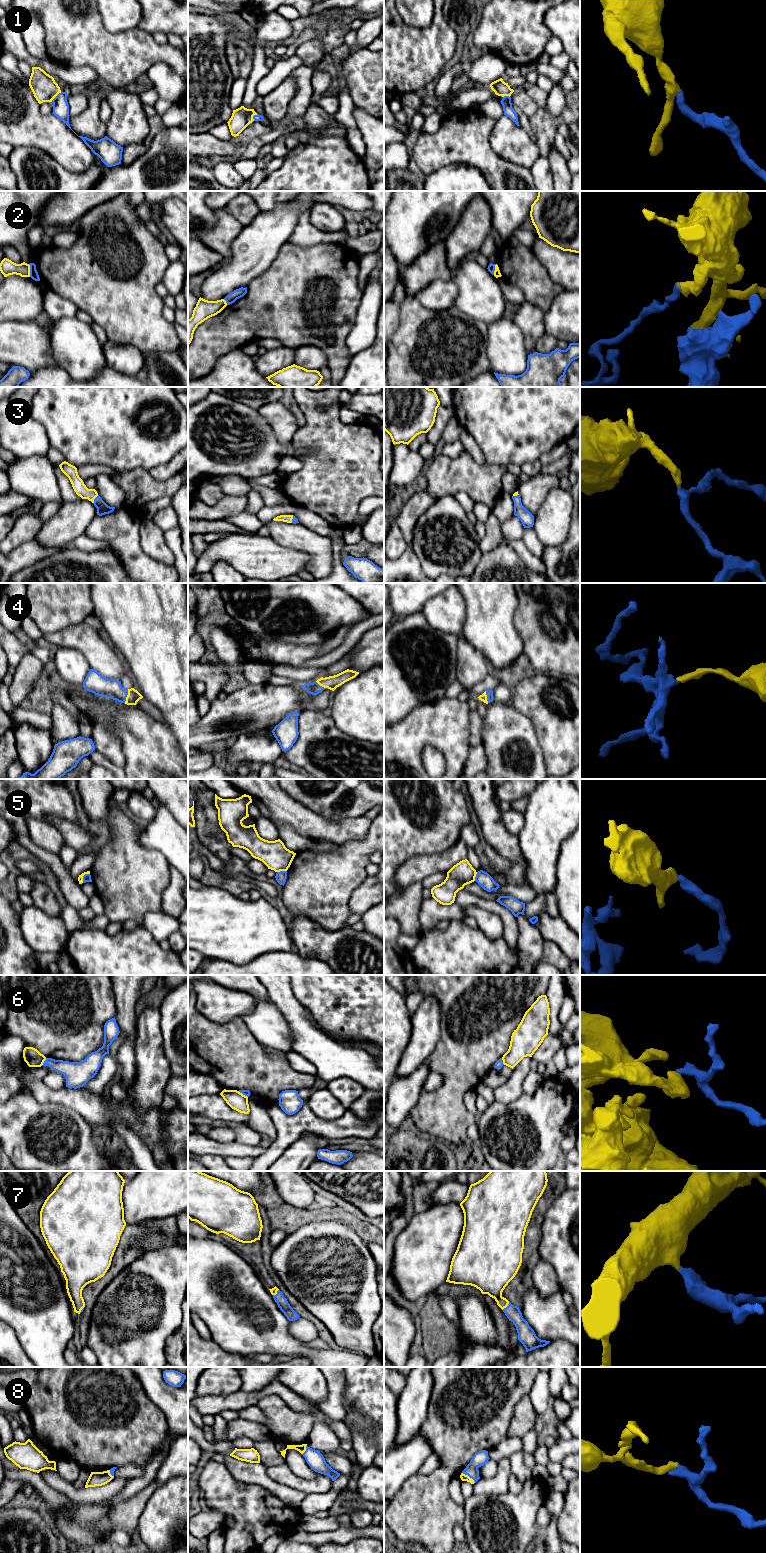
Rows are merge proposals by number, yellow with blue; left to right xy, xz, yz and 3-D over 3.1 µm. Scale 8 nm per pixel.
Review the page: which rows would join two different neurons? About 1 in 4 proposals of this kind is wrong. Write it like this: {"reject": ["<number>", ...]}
{"reject": ["2", "5", "6"]}

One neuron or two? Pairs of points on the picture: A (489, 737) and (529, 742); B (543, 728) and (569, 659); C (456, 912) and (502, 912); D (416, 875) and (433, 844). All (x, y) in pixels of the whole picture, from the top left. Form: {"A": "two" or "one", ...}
{"A": "one", "B": "two", "C": "two", "D": "two"}

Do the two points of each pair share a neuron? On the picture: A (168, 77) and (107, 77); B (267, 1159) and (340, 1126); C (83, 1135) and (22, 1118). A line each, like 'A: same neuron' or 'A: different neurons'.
A: different neurons
B: same neuron
C: same neuron

